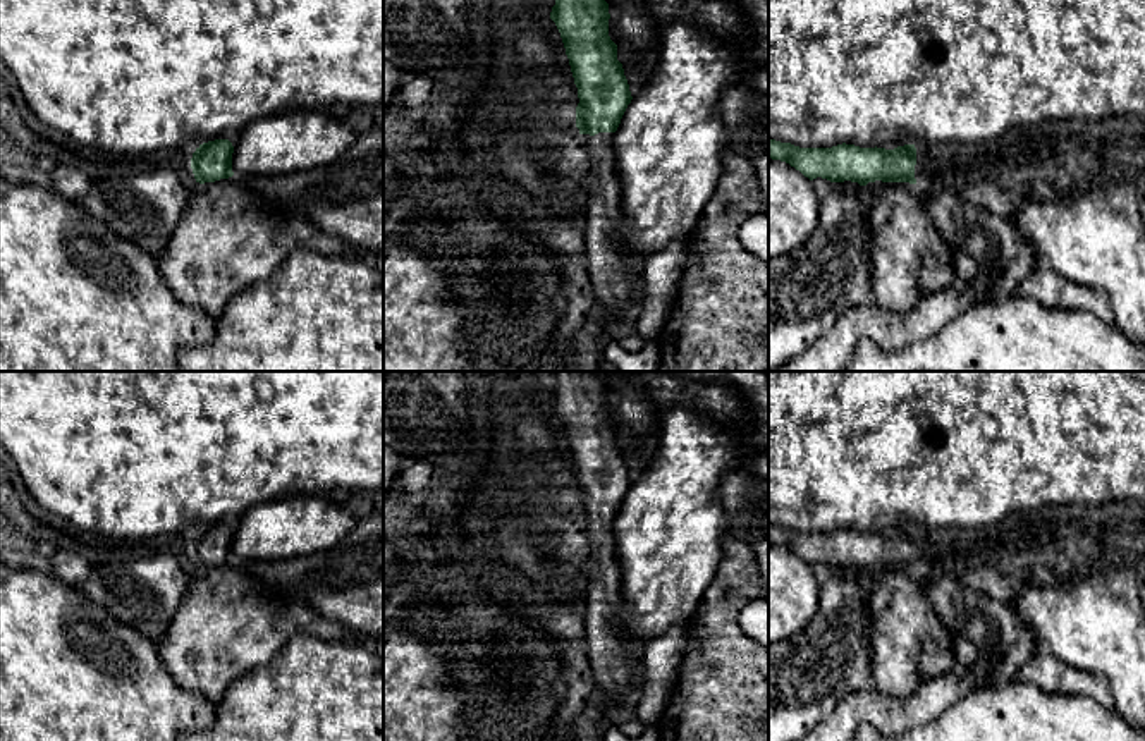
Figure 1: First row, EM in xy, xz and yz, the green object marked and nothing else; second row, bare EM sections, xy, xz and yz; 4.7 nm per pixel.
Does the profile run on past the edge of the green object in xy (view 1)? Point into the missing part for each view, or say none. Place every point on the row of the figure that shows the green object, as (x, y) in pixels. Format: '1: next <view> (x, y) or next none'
1: next none

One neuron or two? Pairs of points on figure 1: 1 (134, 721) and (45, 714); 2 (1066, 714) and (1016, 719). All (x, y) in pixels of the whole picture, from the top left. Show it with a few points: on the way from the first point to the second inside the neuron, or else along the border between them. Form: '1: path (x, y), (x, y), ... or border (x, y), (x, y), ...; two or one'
1: path (112, 721), (67, 721); one
2: path (1054, 719), (1028, 719); one

